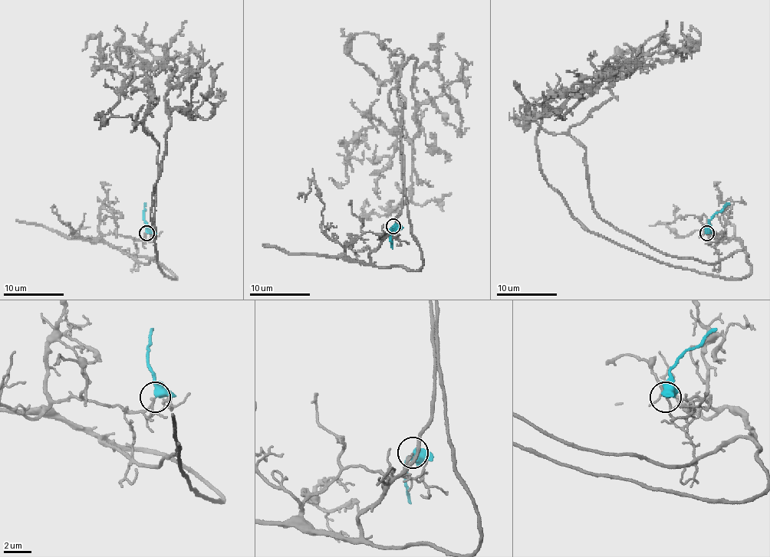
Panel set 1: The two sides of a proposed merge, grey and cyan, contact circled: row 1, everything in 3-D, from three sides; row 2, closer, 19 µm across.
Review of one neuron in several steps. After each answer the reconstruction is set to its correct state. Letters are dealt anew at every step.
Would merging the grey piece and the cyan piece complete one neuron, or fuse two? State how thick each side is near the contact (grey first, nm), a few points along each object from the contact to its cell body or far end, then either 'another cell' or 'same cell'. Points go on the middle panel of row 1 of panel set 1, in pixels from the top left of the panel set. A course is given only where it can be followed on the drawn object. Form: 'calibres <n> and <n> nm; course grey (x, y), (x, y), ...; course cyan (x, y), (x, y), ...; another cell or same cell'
calibres 120 and 360 nm; course grey (393, 226), (370, 260), (416, 271), (396, 93), (412, 56), (436, 69), (469, 128); course cyan (393, 226), (390, 229), (392, 248); another cell

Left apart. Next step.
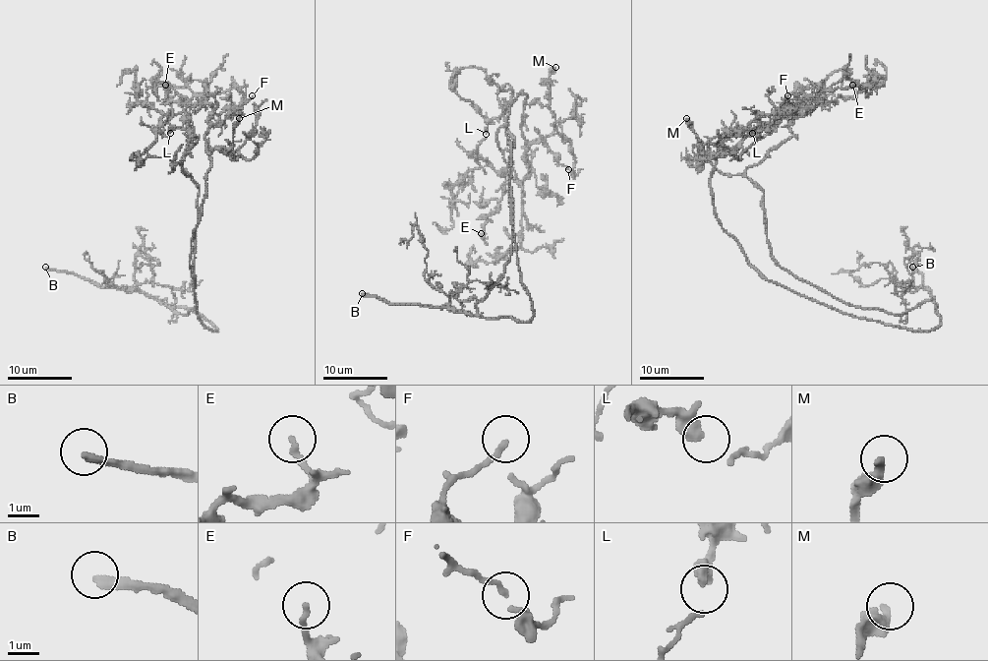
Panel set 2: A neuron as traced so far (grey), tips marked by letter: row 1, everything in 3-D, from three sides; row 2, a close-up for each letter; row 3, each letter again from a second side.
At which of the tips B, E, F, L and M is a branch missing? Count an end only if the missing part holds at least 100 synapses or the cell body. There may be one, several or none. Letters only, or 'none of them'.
B

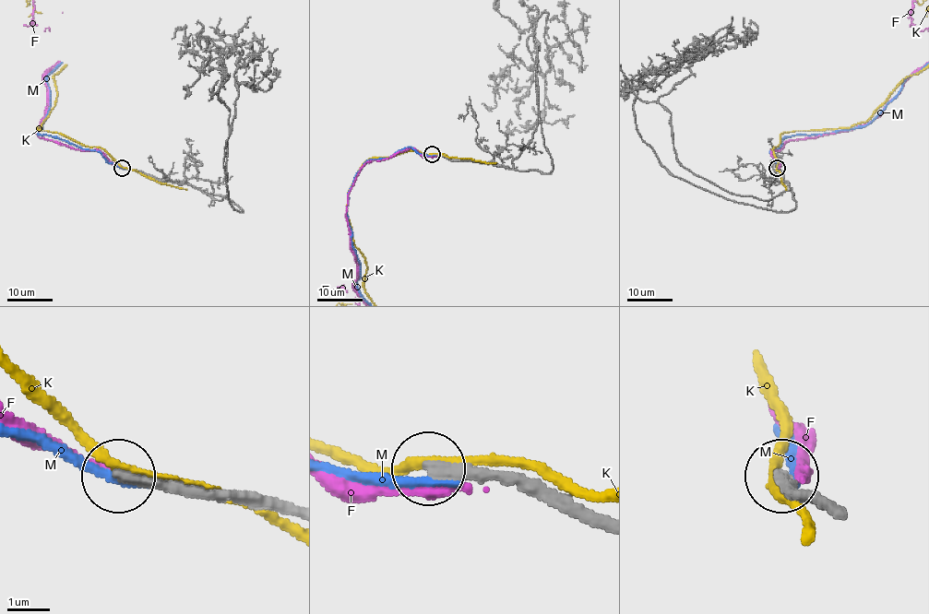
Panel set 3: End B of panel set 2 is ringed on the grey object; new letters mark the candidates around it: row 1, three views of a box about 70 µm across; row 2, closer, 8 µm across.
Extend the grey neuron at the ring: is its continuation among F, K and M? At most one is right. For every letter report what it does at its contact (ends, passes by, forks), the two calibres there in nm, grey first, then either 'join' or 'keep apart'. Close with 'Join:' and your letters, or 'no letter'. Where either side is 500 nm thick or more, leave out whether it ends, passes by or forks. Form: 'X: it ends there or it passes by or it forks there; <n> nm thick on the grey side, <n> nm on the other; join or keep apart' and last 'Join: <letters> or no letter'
F: it ends there; 360 nm thick on the grey side, 320 nm on the other; keep apart
K: it passes by; 360 nm thick on the grey side, 200 nm on the other; keep apart
M: it ends there; 360 nm thick on the grey side, 240 nm on the other; keep apart
Join: no letter

